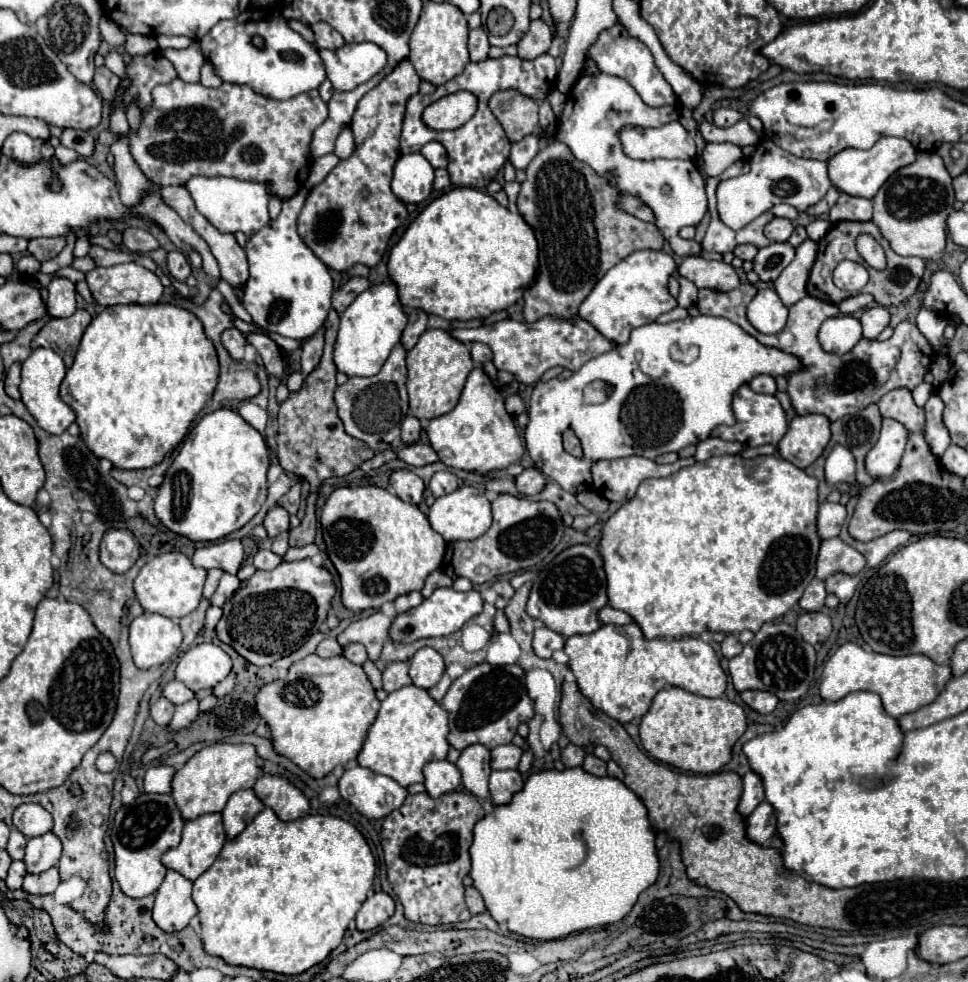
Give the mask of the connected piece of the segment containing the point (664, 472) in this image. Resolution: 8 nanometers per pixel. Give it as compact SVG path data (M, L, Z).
M628 456L618 460L602 460L592 466L594 490L606 500L630 500L636 494L636 488L646 478L660 478L678 472L684 466L692 466L696 460L676 460L674 464L656 464L654 460L642 456Z

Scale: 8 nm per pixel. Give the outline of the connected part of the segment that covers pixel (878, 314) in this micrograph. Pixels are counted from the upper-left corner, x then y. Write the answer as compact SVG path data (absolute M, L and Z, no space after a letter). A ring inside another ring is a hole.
M874 306L864 310L860 322L862 322L862 336L874 340L890 324L890 312L884 306Z

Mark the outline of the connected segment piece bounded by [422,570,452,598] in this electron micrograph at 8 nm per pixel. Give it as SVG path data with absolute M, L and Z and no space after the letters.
M436 570L432 572L428 578L426 578L426 584L422 588L422 596L428 598L436 588L442 588L442 586L452 586L452 578L448 578L442 570Z

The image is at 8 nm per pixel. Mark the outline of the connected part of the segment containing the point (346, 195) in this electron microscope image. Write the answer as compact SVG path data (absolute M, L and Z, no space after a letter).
M408 60L400 62L376 88L366 92L356 106L350 130L356 148L350 158L340 160L338 166L314 186L298 216L298 234L304 244L328 268L346 272L354 264L376 266L398 226L408 218L406 206L392 194L392 170L400 156L400 130L404 120L406 100L418 92L420 76Z

